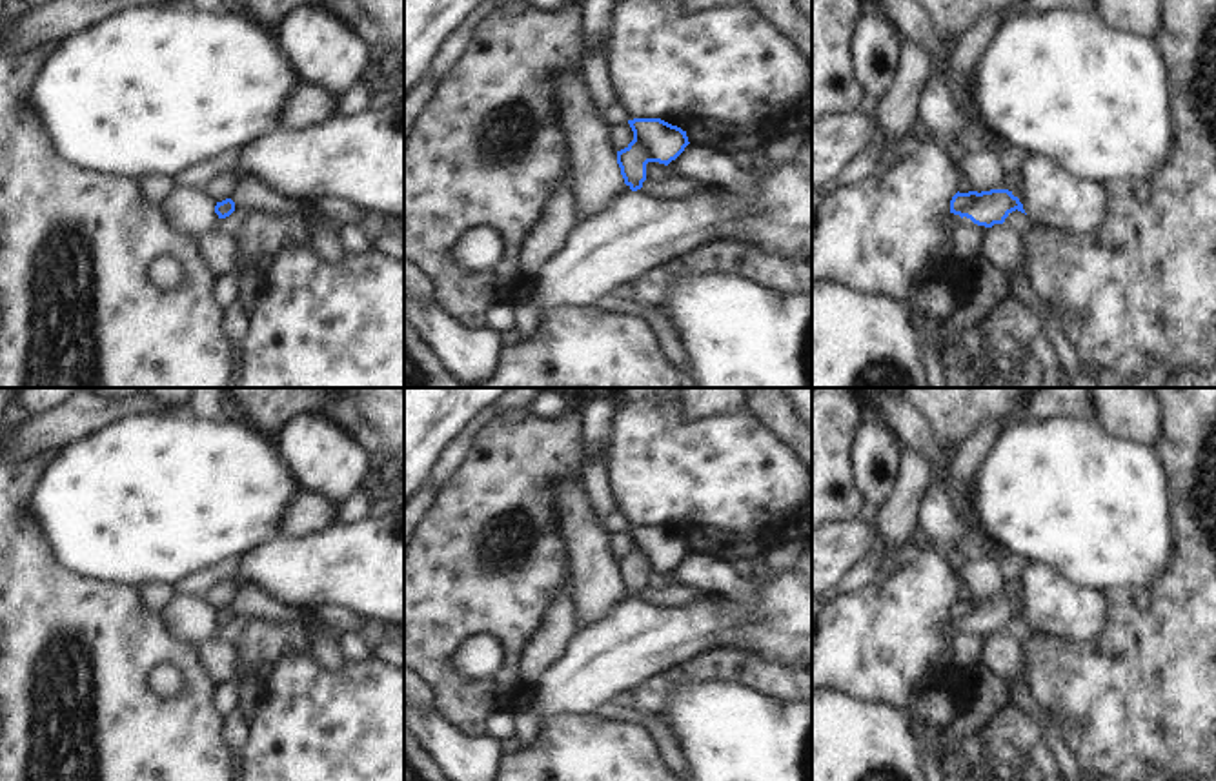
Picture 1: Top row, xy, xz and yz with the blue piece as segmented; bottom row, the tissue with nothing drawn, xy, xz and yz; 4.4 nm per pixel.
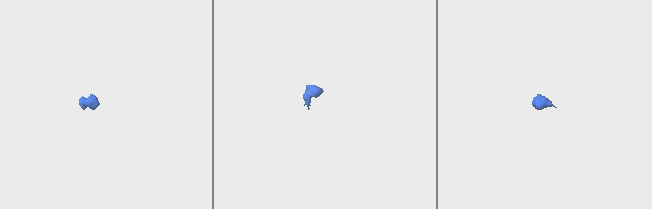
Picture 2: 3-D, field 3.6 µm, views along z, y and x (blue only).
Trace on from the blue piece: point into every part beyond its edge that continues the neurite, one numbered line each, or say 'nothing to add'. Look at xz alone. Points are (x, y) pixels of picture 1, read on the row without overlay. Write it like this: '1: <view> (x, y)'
1: xz (638, 641).

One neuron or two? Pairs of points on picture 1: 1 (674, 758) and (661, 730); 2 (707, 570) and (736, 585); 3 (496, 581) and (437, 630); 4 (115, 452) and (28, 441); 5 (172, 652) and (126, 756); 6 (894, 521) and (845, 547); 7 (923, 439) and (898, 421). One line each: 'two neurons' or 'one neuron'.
1: one neuron
2: one neuron
3: one neuron
4: two neurons
5: one neuron
6: two neurons
7: one neuron

